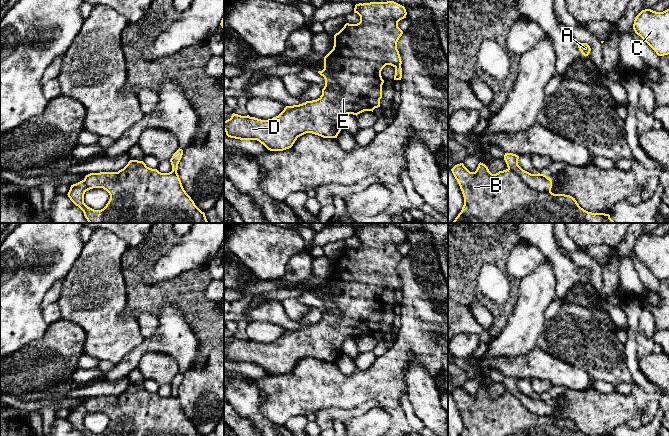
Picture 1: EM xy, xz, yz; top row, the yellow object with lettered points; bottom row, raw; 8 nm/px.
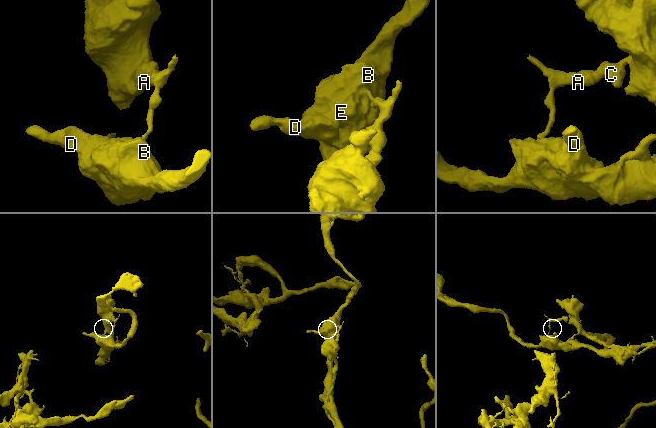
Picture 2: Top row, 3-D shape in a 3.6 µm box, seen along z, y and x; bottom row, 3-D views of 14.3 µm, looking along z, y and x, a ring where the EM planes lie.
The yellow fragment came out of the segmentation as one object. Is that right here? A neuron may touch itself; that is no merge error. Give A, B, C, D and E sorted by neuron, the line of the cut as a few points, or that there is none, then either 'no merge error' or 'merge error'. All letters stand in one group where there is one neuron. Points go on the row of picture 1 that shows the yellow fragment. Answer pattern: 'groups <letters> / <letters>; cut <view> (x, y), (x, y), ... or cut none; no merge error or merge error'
groups A C / B D E; cut yz (508, 168), (511, 168), (530, 187), (539, 191), (550, 191); merge error

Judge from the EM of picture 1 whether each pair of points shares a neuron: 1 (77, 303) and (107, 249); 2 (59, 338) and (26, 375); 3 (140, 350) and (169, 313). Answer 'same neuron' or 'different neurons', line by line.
1: same neuron
2: same neuron
3: same neuron

